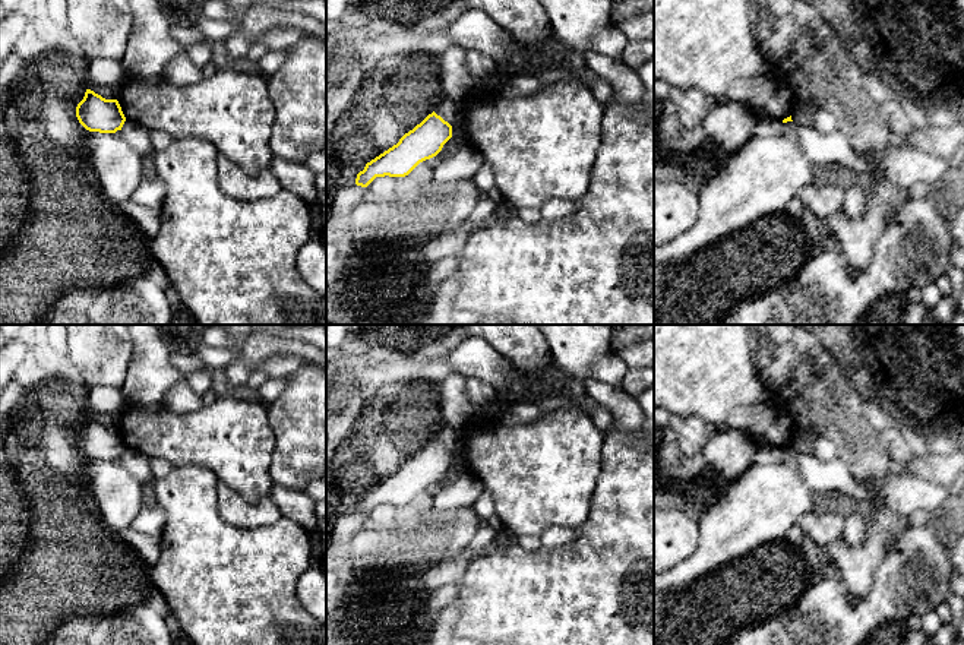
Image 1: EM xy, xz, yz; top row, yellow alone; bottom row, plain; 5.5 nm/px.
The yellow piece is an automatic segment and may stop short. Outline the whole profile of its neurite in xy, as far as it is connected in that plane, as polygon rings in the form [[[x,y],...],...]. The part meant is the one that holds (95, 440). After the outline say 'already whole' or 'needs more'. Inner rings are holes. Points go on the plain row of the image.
[[[91,417],[78,431],[76,445],[86,458],[99,461],[116,461],[126,449],[117,427],[105,427]]] | already whole

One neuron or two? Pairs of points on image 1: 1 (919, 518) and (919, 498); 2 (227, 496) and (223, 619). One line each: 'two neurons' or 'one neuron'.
1: two neurons
2: two neurons

